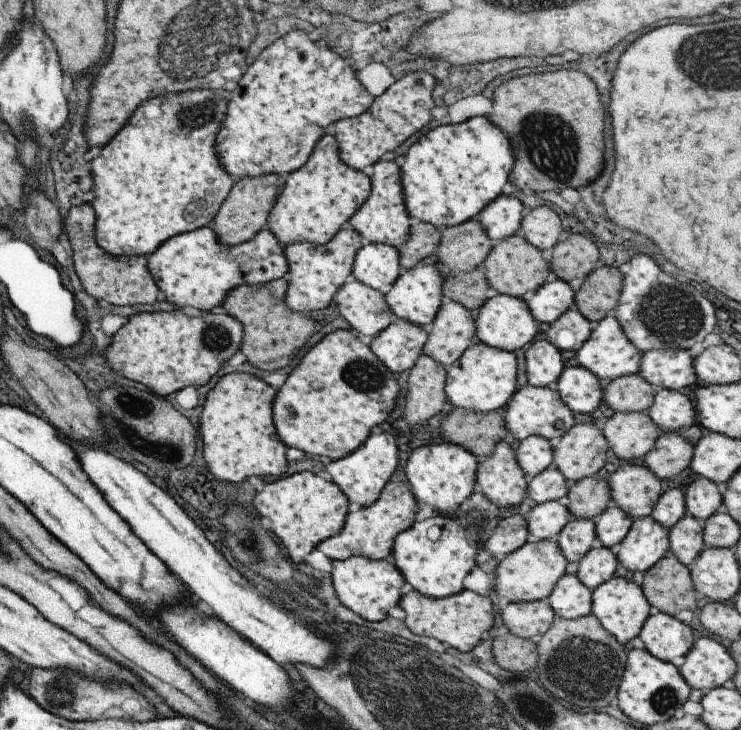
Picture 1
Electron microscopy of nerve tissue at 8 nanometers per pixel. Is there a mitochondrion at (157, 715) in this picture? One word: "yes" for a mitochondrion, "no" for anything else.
no

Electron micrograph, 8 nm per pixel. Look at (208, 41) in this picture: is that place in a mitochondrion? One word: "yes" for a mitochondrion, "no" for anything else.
yes

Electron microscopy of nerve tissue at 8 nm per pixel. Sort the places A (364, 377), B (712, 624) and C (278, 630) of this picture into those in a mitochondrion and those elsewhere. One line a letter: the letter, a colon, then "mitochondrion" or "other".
A: mitochondrion
B: other
C: other

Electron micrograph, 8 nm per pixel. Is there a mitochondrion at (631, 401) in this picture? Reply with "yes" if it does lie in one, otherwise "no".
no

